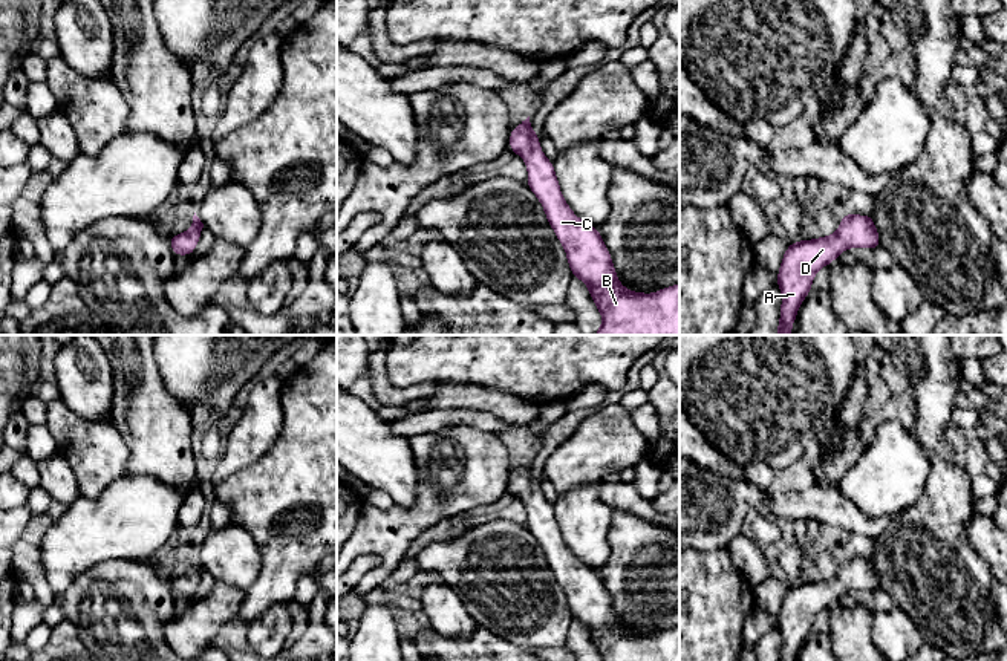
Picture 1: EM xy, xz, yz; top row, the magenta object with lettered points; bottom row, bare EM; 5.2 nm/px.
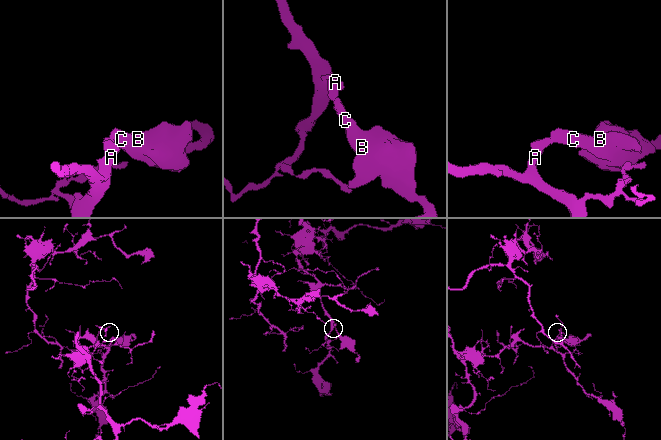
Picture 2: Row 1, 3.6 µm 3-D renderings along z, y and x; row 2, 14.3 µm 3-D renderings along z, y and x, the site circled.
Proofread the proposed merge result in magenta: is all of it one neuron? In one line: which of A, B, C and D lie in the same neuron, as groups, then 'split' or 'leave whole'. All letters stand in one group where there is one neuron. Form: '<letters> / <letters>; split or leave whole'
A B C D; leave whole

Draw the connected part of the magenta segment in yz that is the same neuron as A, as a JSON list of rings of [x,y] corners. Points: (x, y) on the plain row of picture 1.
[[[842,557],[836,577],[790,586],[777,615],[782,637],[781,661],[796,661],[799,647],[807,641],[816,615],[833,606],[843,592],[874,592],[882,589],[872,557]]]

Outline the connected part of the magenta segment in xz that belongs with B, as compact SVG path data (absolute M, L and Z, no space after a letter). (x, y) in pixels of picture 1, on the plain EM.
M530 459L510 474L510 493L525 502L528 511L528 529L542 546L548 566L565 591L572 620L586 626L601 661L679 661L679 626L661 630L655 637L643 637L626 632L617 621L612 598L595 569L578 562L565 545L552 505L543 497L539 485L540 476L531 473Z

